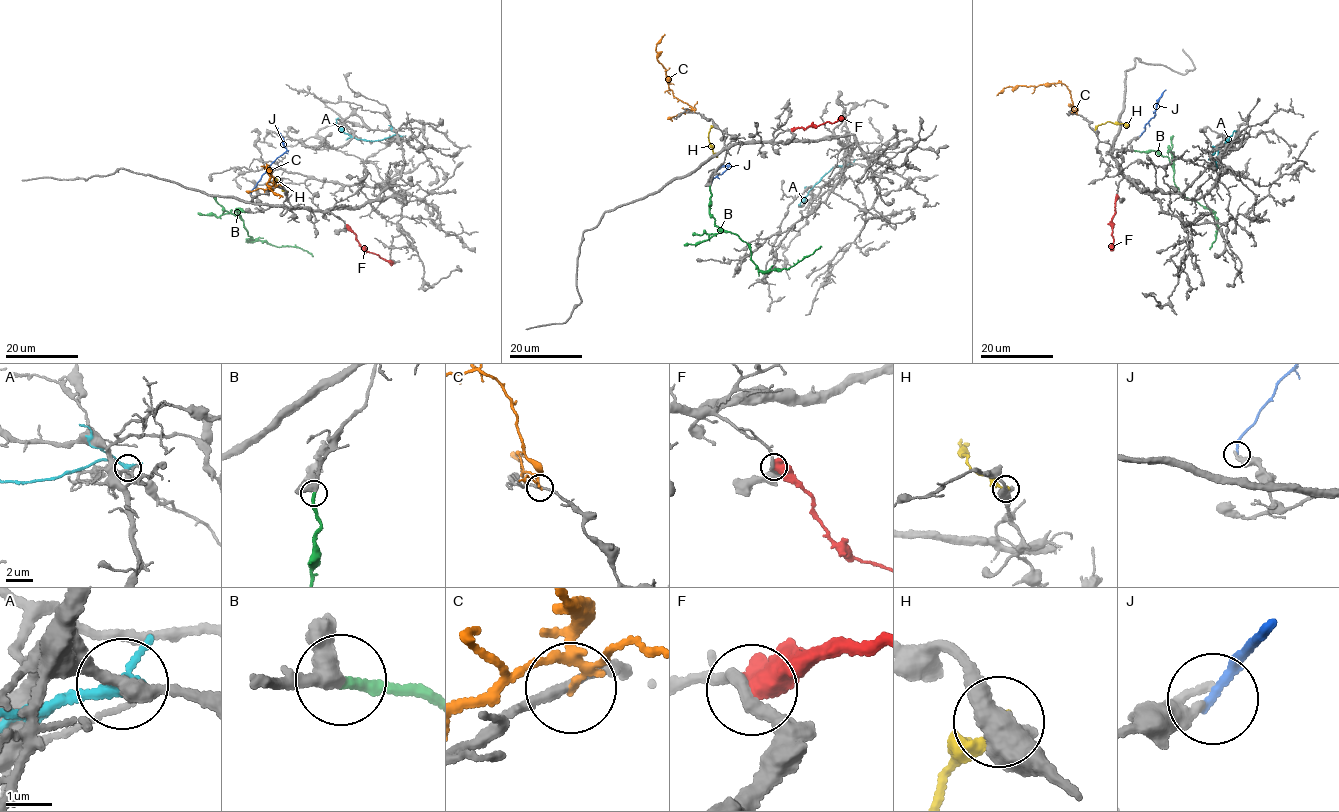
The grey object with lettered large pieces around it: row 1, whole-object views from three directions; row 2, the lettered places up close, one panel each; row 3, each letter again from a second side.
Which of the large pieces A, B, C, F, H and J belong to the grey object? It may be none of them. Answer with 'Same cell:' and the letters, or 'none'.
Same cell: B

